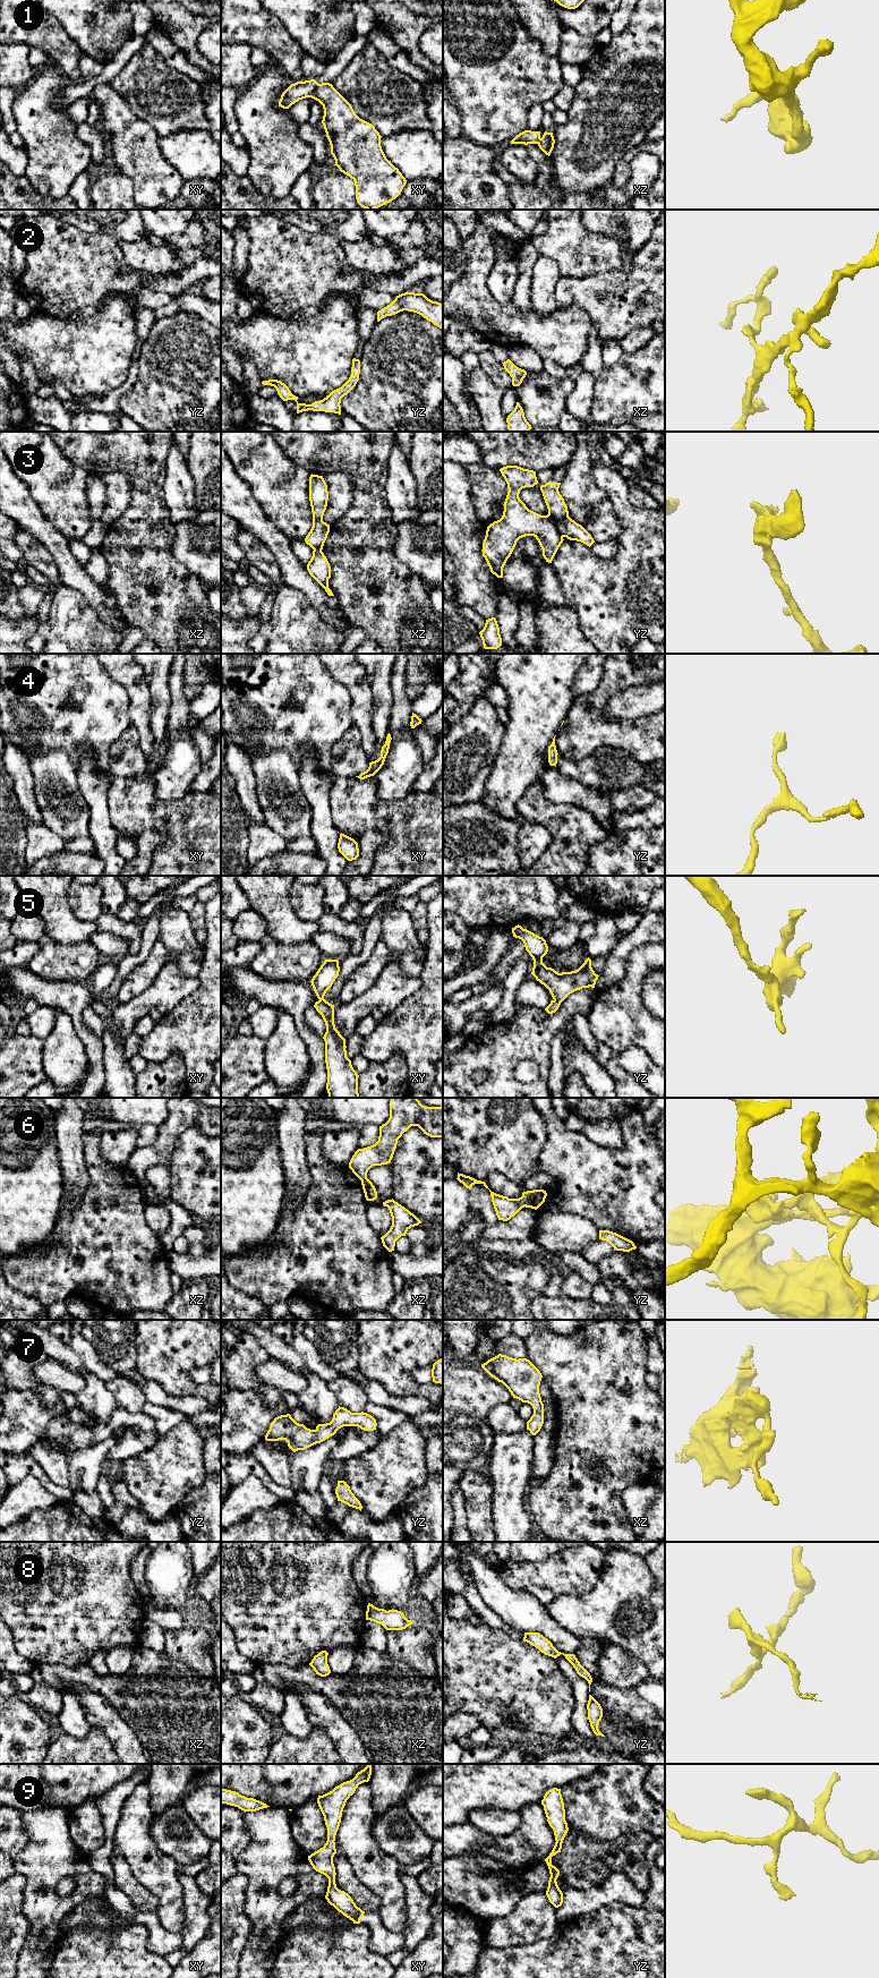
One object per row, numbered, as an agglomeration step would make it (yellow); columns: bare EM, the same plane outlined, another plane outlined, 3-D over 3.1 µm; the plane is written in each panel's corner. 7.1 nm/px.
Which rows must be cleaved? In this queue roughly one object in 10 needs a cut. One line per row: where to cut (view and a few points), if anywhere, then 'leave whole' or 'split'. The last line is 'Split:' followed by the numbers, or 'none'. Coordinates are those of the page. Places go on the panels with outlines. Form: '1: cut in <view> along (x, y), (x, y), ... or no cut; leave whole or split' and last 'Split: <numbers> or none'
1: cut in xy along (318, 84), (314, 99); split
2: no cut; leave whole
3: no cut; leave whole
4: no cut; leave whole
5: no cut; leave whole
6: no cut; leave whole
7: no cut; leave whole
8: no cut; leave whole
9: no cut; leave whole
Split: 1

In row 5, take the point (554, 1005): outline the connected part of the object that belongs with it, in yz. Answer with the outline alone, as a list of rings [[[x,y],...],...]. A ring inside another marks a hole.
[[[519,924],[512,928],[512,933],[513,937],[523,941],[526,950],[534,960],[531,974],[549,990],[553,997],[551,1004],[545,1008],[548,1014],[555,1013],[570,994],[582,988],[595,988],[599,975],[592,970],[589,957],[578,970],[558,973],[543,963],[543,957],[548,952],[548,946],[543,937]]]

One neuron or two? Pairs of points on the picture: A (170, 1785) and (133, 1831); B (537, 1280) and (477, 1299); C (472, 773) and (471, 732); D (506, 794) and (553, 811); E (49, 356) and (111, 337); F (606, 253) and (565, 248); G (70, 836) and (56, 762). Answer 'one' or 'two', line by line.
A: two
B: one
C: one
D: two
E: one
F: one
G: one

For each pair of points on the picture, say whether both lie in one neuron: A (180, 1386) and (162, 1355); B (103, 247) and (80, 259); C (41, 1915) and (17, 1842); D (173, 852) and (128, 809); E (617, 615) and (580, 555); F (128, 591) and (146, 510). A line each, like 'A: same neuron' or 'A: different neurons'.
A: same neuron
B: same neuron
C: different neurons
D: same neuron
E: same neuron
F: same neuron

